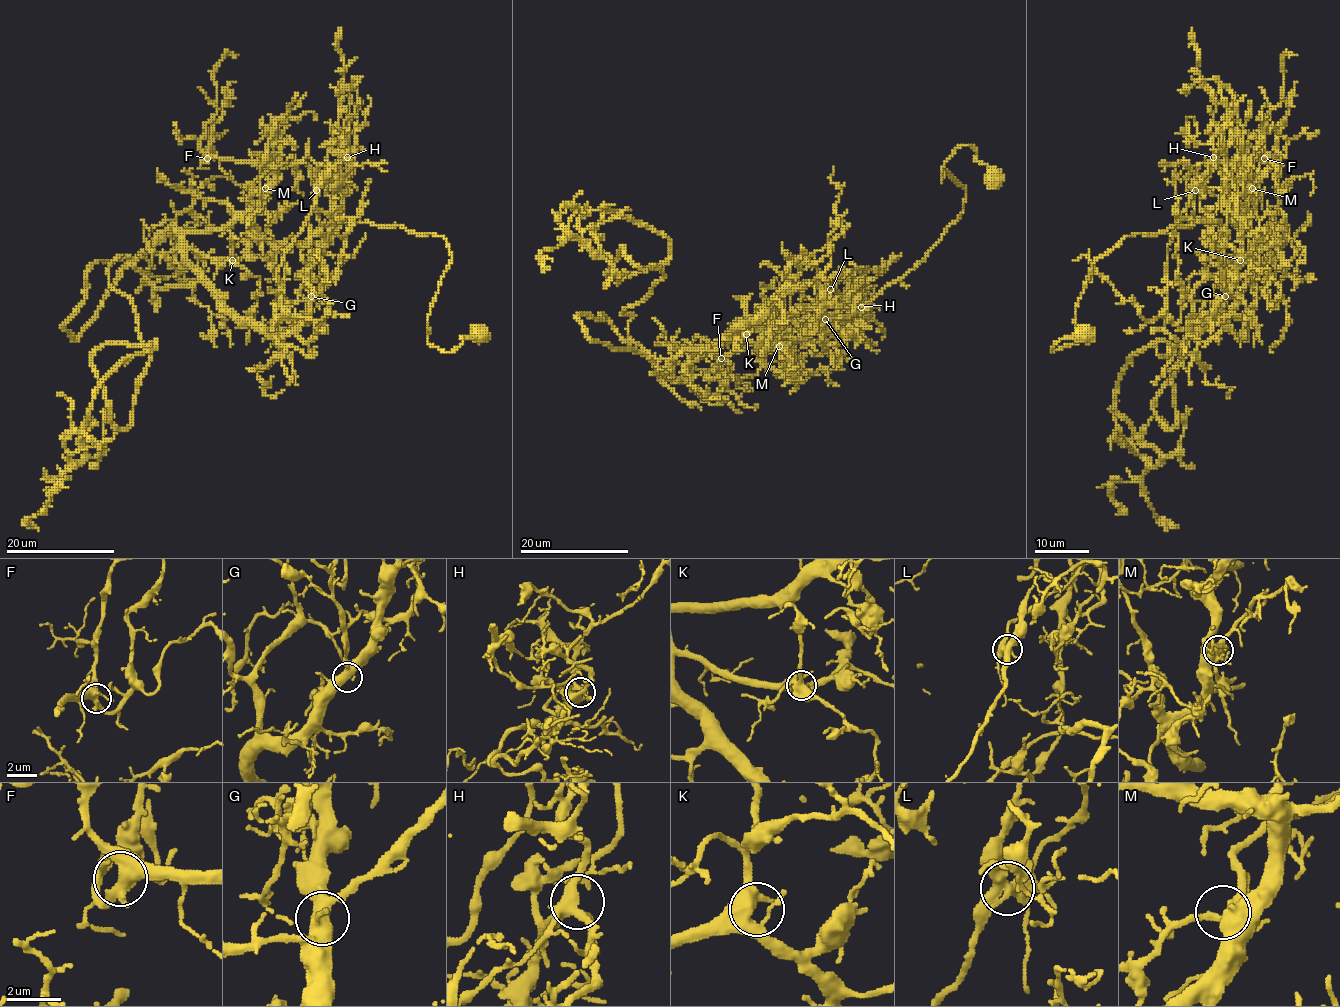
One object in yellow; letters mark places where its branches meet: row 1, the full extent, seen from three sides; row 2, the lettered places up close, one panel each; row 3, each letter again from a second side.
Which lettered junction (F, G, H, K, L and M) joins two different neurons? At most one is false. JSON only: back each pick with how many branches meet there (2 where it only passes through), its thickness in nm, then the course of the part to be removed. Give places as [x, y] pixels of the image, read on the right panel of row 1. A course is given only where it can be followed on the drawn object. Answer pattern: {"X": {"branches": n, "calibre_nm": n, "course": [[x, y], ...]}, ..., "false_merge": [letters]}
{"L": {"branches": 5, "calibre_nm": 440, "course": [[1195, 191], [1219, 161], [1223, 262], [1219, 220], [1127, 235], [1087, 277], [1086, 339], [1052, 351], [1094, 330]]}, "false_merge": ["L"]}

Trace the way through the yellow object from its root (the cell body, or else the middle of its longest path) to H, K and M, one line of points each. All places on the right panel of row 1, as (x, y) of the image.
H: (1087, 333), (1052, 351), (1087, 338), (1077, 300), (1125, 237), (1219, 220), (1223, 262), (1226, 168), (1213, 157)
K: (1087, 333), (1052, 351), (1125, 237), (1219, 220), (1223, 262), (1217, 161), (1167, 316), (1219, 322), (1240, 260)
M: (1087, 333), (1052, 351), (1125, 237), (1219, 220), (1223, 262), (1217, 161), (1167, 316), (1219, 322), (1252, 188)

